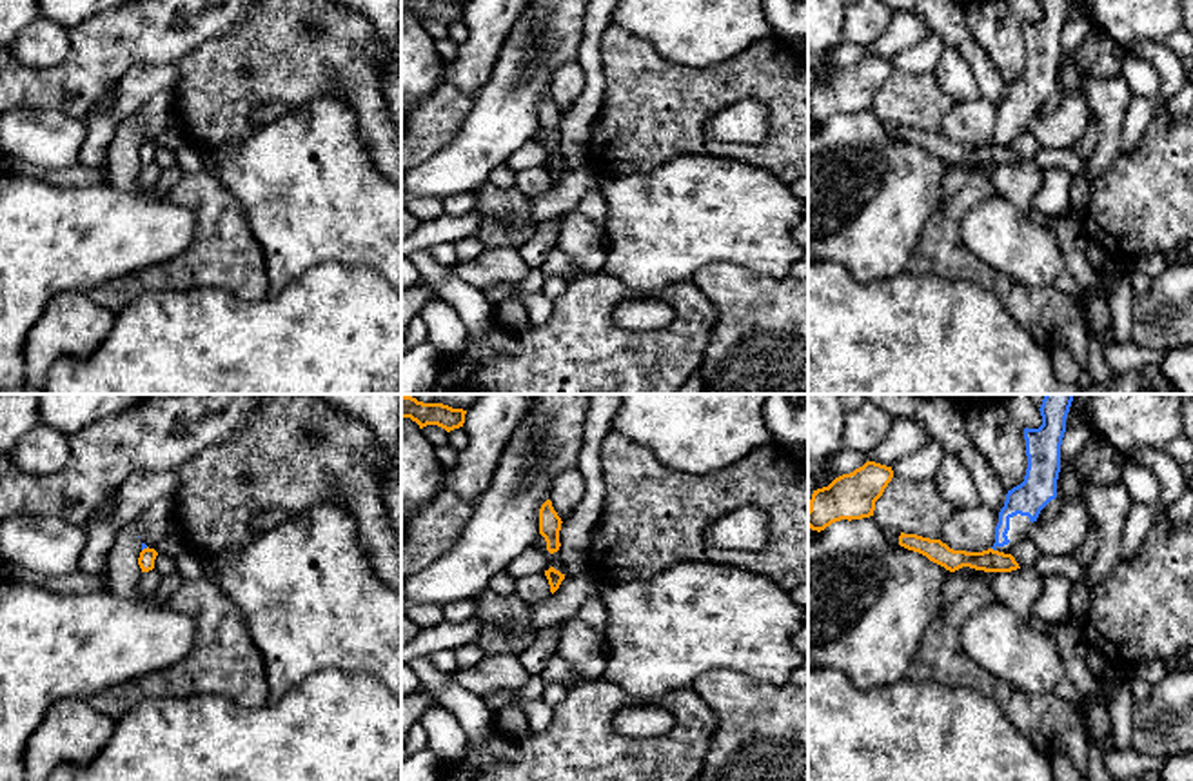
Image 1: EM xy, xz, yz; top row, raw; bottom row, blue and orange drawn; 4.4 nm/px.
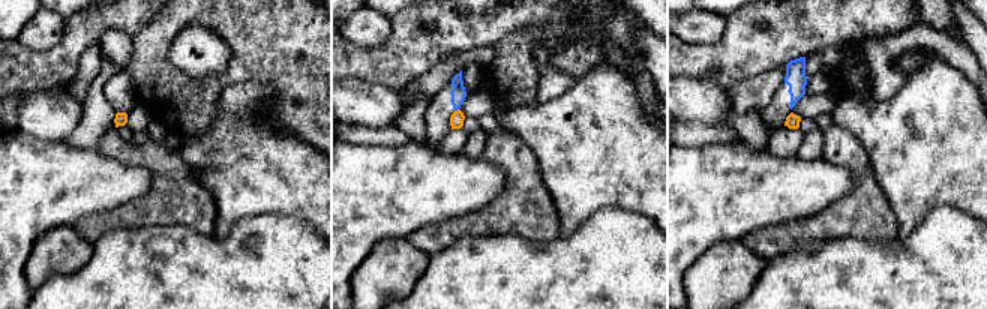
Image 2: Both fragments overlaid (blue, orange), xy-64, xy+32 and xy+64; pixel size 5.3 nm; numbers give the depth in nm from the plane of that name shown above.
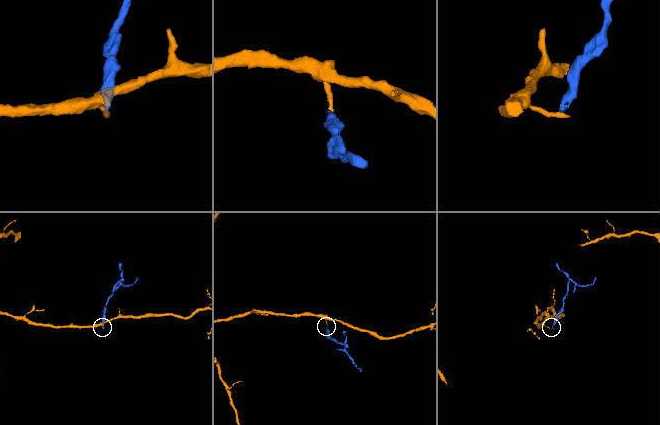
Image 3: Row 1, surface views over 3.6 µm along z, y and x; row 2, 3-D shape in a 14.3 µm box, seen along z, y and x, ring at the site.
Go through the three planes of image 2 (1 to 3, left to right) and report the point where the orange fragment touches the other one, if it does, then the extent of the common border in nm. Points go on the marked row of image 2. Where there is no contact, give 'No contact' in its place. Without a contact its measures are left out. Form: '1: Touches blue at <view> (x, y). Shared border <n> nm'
1: No contact
2: Touches blue at xy+32 (456, 110). Shared border 30 nm
3: No contact

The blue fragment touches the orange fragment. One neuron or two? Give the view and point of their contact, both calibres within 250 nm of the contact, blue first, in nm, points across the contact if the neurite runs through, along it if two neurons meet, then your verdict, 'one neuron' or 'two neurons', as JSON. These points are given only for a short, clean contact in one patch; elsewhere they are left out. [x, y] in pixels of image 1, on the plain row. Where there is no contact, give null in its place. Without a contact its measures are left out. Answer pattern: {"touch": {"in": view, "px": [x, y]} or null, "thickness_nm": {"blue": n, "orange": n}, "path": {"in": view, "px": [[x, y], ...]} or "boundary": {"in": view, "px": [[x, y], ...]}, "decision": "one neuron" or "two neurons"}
{"touch": {"in": "yz", "px": [994, 142]}, "thickness_nm": {"blue": 130, "orange": 100}, "boundary": {"in": "yz", "px": [[992, 140], [995, 144]]}, "decision": "two neurons"}

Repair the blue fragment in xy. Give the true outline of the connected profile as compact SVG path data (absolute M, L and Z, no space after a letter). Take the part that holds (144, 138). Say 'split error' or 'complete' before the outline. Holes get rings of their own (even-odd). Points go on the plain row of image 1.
split error | M131 118L118 124L107 147L109 185L187 207L196 218L194 240L163 263L100 283L89 292L91 300L114 316L140 294L154 291L218 287L242 300L263 300L269 294L265 256L240 202L207 169L182 174L167 194L143 189L138 182L143 142L147 138Z

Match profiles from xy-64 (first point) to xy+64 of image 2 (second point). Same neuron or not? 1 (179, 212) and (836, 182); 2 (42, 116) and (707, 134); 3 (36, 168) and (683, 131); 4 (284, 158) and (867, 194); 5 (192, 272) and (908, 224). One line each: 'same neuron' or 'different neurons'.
1: different neurons
2: different neurons
3: different neurons
4: different neurons
5: different neurons

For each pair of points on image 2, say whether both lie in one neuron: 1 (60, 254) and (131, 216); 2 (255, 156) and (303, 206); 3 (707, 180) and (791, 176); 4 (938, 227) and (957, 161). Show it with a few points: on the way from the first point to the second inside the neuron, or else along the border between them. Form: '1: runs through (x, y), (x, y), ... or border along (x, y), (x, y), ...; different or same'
1: border along (72, 227), (92, 245); different
2: runs through (267, 168), (293, 194); same
3: runs through (728, 185), (770, 186); same
4: border along (971, 215), (950, 206), (936, 206), (915, 227); different

